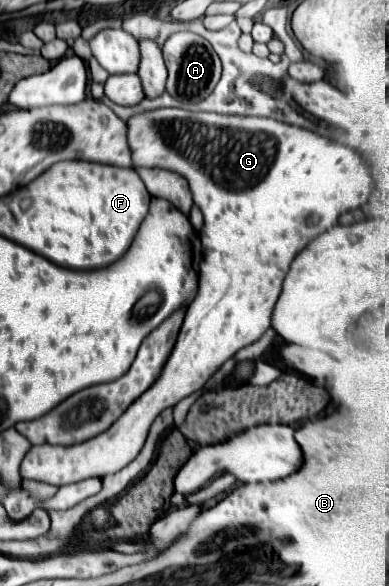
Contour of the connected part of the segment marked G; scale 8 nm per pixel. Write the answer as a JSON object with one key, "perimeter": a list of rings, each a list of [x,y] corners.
{"perimeter":[[[157,109],[157,111],[147,111],[147,113],[141,113],[141,115],[135,115],[129,119],[129,147],[131,147],[131,155],[133,155],[133,167],[159,167],[159,169],[167,169],[167,171],[173,171],[173,173],[179,173],[181,177],[187,179],[189,183],[189,191],[193,195],[193,203],[201,209],[203,213],[203,219],[205,219],[205,225],[201,229],[201,243],[203,243],[203,261],[201,261],[201,269],[199,269],[199,293],[197,297],[191,301],[191,305],[187,307],[187,313],[185,313],[185,319],[183,319],[183,325],[181,325],[181,331],[179,331],[179,337],[177,337],[177,343],[173,347],[173,353],[161,373],[161,377],[155,381],[155,385],[151,389],[147,389],[105,433],[85,441],[85,443],[79,443],[79,445],[71,445],[71,447],[59,447],[59,445],[37,445],[37,447],[31,447],[21,463],[21,477],[27,477],[27,479],[35,479],[35,481],[45,481],[49,485],[55,485],[55,487],[61,487],[61,485],[69,485],[69,483],[77,483],[77,481],[83,481],[83,479],[89,479],[89,477],[99,477],[103,479],[105,475],[111,475],[111,473],[117,473],[121,471],[123,467],[127,467],[141,451],[145,439],[147,439],[147,431],[151,427],[151,423],[155,421],[155,417],[167,409],[167,407],[173,407],[175,403],[179,403],[183,397],[189,397],[191,393],[199,391],[207,381],[209,377],[229,359],[233,357],[241,347],[247,347],[251,345],[253,341],[257,341],[267,329],[269,329],[269,315],[271,315],[271,309],[273,309],[273,303],[277,301],[277,295],[281,293],[281,283],[285,279],[285,273],[289,269],[289,263],[295,259],[297,251],[301,251],[315,235],[321,235],[323,231],[331,229],[337,225],[337,219],[341,213],[345,211],[351,211],[351,209],[357,209],[359,205],[363,205],[371,191],[373,191],[373,177],[371,177],[371,171],[369,167],[365,165],[363,157],[353,151],[351,147],[347,145],[339,145],[327,137],[321,137],[313,131],[307,131],[303,127],[295,127],[295,125],[289,125],[289,123],[281,123],[277,119],[271,119],[271,117],[249,117],[249,115],[219,115],[219,113],[193,113],[193,111],[185,111],[185,109]]]}

